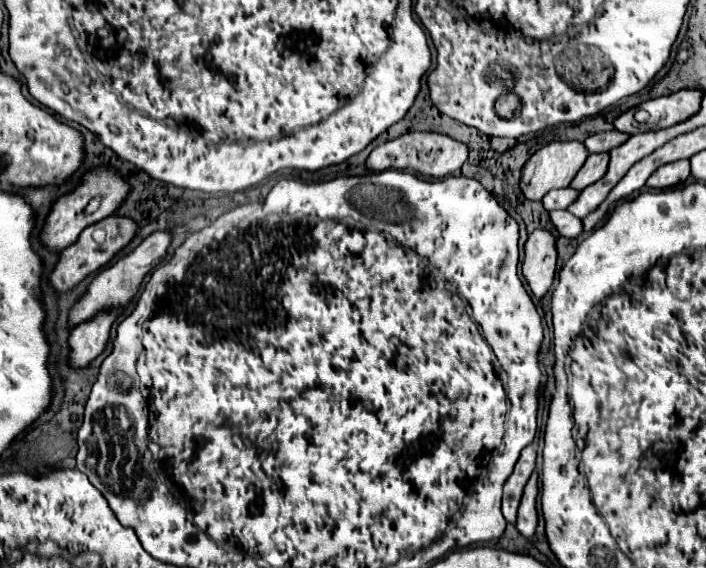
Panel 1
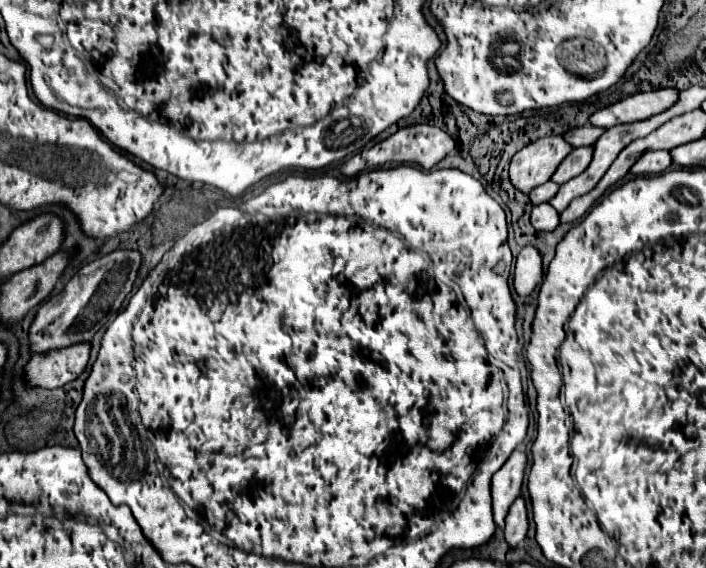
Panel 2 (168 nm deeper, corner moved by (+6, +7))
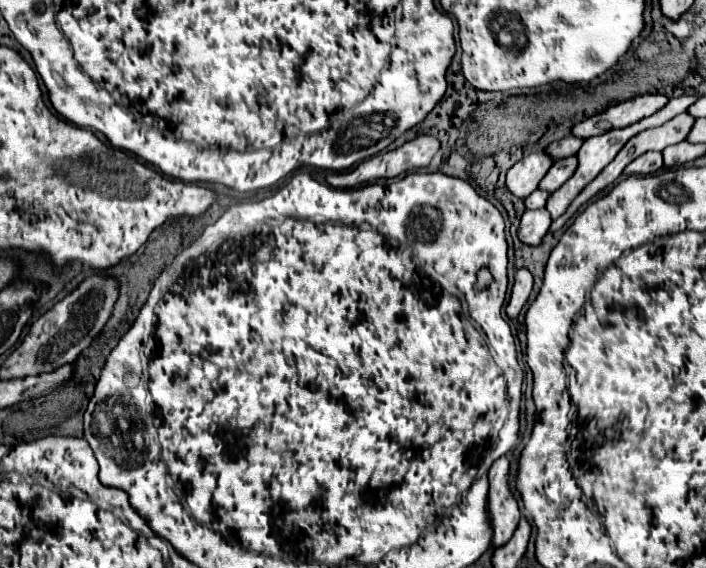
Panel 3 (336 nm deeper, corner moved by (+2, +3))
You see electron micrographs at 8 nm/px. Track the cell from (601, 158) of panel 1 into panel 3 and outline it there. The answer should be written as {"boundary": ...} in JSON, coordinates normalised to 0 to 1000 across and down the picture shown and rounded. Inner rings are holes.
{"boundary":[[[816,275],[788,282],[785,292],[779,296],[779,303],[768,313],[765,331],[773,335],[773,338],[788,338],[802,317],[807,317],[807,310],[813,310],[816,296],[819,296],[819,278]]]}

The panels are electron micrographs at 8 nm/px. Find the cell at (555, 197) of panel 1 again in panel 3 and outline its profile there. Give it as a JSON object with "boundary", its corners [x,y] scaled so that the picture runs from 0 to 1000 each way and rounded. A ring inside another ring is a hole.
{"boundary":[[[759,335],[756,342],[751,342],[742,356],[745,356],[745,366],[748,370],[756,370],[756,366],[771,366],[773,356],[779,349],[779,338],[771,338],[771,335]]]}

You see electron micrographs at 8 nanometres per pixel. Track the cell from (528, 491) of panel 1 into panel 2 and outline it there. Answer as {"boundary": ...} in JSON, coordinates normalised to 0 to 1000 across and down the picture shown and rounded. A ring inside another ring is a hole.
{"boundary":[[[731,877],[731,884],[722,891],[722,901],[717,908],[717,930],[714,947],[722,965],[731,965],[748,937],[748,905],[745,905],[745,884],[742,877]]]}

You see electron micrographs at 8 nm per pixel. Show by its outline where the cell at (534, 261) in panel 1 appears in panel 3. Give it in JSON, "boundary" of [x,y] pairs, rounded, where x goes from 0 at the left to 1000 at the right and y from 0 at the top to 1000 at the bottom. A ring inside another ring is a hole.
{"boundary":[[[737,472],[731,479],[731,493],[728,493],[728,507],[725,507],[725,521],[722,521],[722,532],[717,539],[717,549],[722,560],[731,560],[739,546],[739,539],[745,535],[751,514],[754,514],[754,504],[756,504],[756,489],[751,482],[748,472]]]}

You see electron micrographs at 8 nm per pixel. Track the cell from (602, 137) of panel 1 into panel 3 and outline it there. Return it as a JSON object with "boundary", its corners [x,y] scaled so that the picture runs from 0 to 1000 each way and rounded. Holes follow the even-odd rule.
{"boundary":[[[805,239],[805,243],[796,243],[796,246],[790,246],[790,250],[782,250],[782,254],[773,261],[773,268],[779,268],[779,275],[785,275],[788,282],[790,282],[790,278],[802,278],[802,275],[813,275],[813,271],[822,264],[824,250],[827,250],[827,243]]]}

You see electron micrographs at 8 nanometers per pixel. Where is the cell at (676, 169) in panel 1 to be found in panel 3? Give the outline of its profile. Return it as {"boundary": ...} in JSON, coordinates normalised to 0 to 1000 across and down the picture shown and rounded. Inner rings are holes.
{"boundary":[[[915,268],[915,271],[904,275],[898,285],[890,289],[890,296],[884,299],[884,310],[895,310],[895,306],[926,306],[926,303],[932,303],[938,296],[941,296],[938,271],[932,271],[932,268]]]}

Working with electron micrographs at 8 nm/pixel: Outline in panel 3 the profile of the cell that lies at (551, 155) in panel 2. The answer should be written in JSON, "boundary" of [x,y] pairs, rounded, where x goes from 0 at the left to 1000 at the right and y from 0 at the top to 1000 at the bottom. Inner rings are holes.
{"boundary":[[[754,268],[754,271],[748,271],[745,278],[731,285],[720,299],[720,306],[717,306],[720,335],[734,349],[751,345],[762,331],[765,317],[776,306],[782,289],[785,289],[785,278],[776,268]]]}

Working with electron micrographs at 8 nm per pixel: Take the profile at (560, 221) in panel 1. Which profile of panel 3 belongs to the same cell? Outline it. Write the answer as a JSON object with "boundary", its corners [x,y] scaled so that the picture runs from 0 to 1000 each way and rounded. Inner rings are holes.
{"boundary":[[[762,366],[762,370],[745,370],[739,387],[737,387],[737,405],[734,415],[742,430],[751,433],[765,433],[768,419],[773,415],[776,401],[782,394],[782,380],[773,366]]]}

